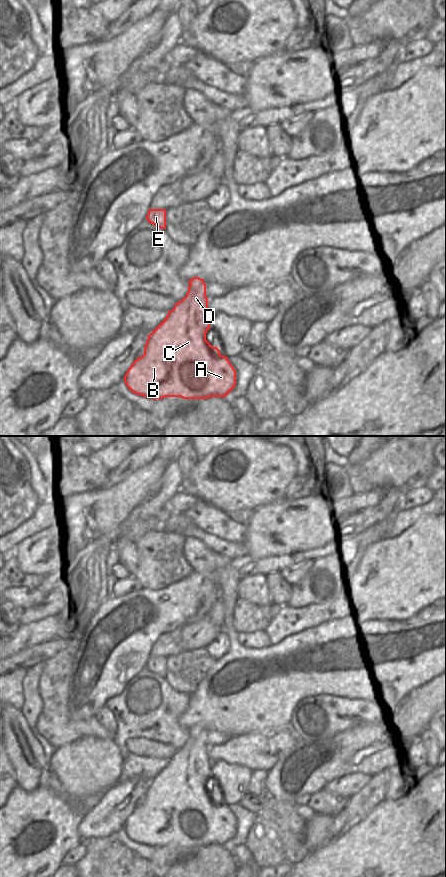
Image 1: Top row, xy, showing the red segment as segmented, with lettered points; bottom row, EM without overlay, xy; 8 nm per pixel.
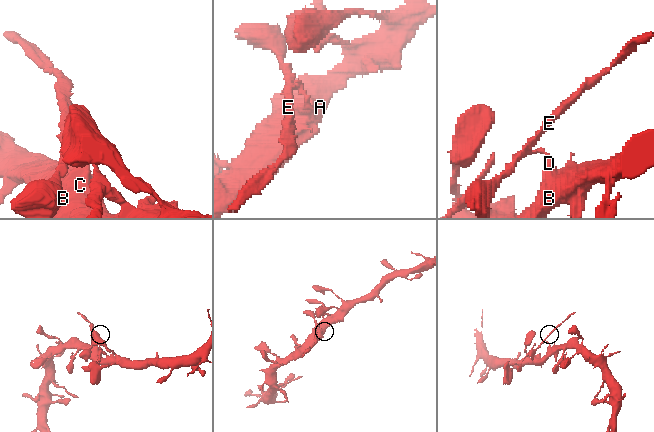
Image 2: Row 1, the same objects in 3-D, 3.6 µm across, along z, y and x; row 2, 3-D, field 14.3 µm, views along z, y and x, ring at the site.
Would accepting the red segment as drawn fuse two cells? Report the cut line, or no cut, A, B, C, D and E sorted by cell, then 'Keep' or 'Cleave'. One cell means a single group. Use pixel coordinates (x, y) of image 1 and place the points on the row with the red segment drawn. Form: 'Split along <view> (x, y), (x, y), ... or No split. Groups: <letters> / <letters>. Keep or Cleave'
Split along xy (203, 280), (196, 286), (190, 285). Groups: A B C D / E. Cleave

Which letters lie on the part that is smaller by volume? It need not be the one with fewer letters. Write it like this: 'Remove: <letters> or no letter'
Remove: E

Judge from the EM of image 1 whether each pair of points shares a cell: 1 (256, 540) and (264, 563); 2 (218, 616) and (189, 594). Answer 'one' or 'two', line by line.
1: two
2: two

